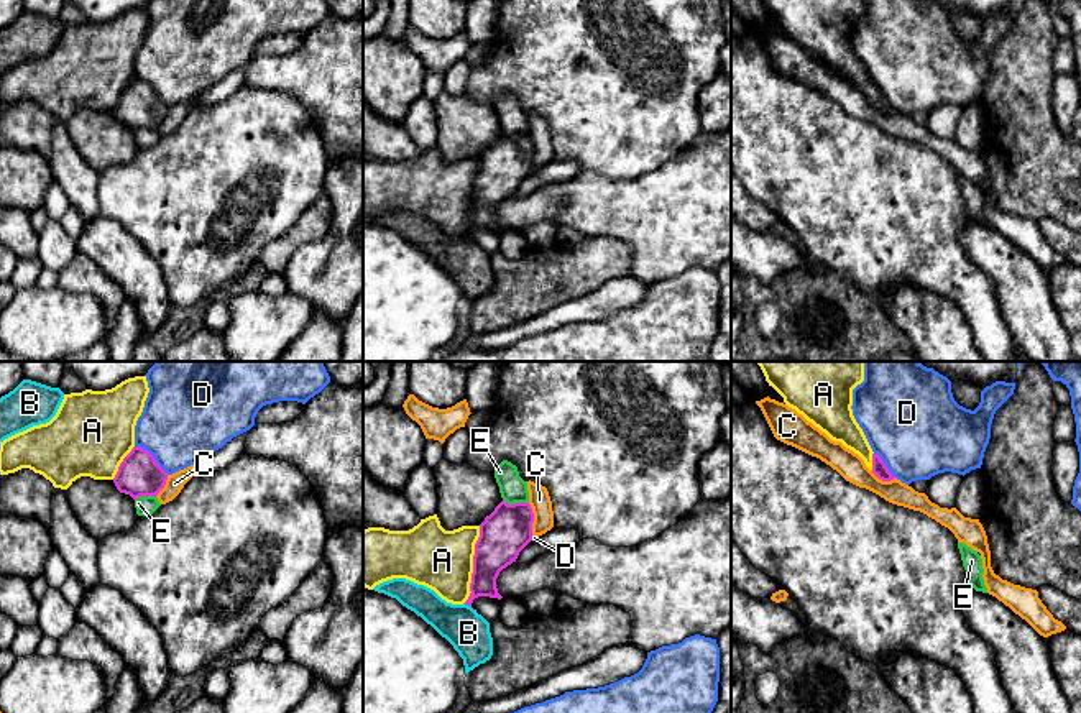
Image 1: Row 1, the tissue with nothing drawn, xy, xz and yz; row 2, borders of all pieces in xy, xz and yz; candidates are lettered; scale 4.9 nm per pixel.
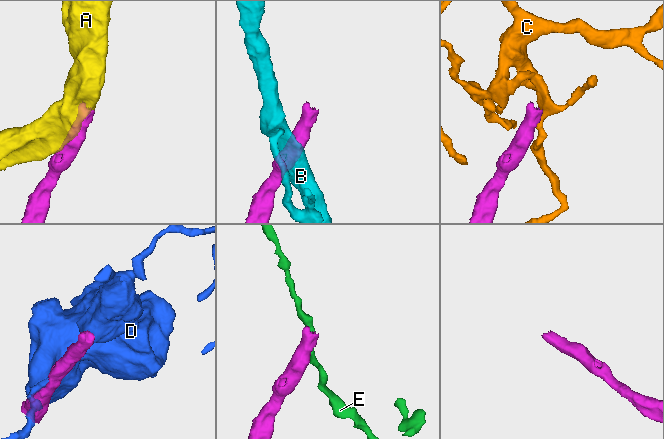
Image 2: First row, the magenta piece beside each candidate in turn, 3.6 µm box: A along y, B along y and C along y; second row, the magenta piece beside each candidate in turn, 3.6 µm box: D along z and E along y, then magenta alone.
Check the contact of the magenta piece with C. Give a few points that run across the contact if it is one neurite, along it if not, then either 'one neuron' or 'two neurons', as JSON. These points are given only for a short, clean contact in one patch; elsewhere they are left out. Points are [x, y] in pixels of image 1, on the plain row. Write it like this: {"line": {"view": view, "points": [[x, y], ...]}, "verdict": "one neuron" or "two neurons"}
{"line": {"view": "xz", "points": [[528, 135], [533, 145], [533, 168]]}, "verdict": "two neurons"}

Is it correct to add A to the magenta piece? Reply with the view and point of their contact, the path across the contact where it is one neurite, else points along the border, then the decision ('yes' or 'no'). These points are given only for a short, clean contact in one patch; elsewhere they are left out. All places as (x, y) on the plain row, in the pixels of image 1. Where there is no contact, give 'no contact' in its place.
contact xz (473, 196); yes

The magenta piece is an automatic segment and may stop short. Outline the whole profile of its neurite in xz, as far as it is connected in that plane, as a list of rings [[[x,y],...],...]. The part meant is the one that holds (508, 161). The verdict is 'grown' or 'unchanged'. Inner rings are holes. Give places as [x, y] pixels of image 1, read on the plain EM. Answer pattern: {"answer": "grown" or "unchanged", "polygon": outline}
{"answer": "grown", "polygon": [[[501,133],[480,158],[445,163],[437,146],[409,163],[363,163],[363,218],[406,210],[434,222],[452,237],[478,228],[501,232],[496,210],[532,172],[529,135]]]}

